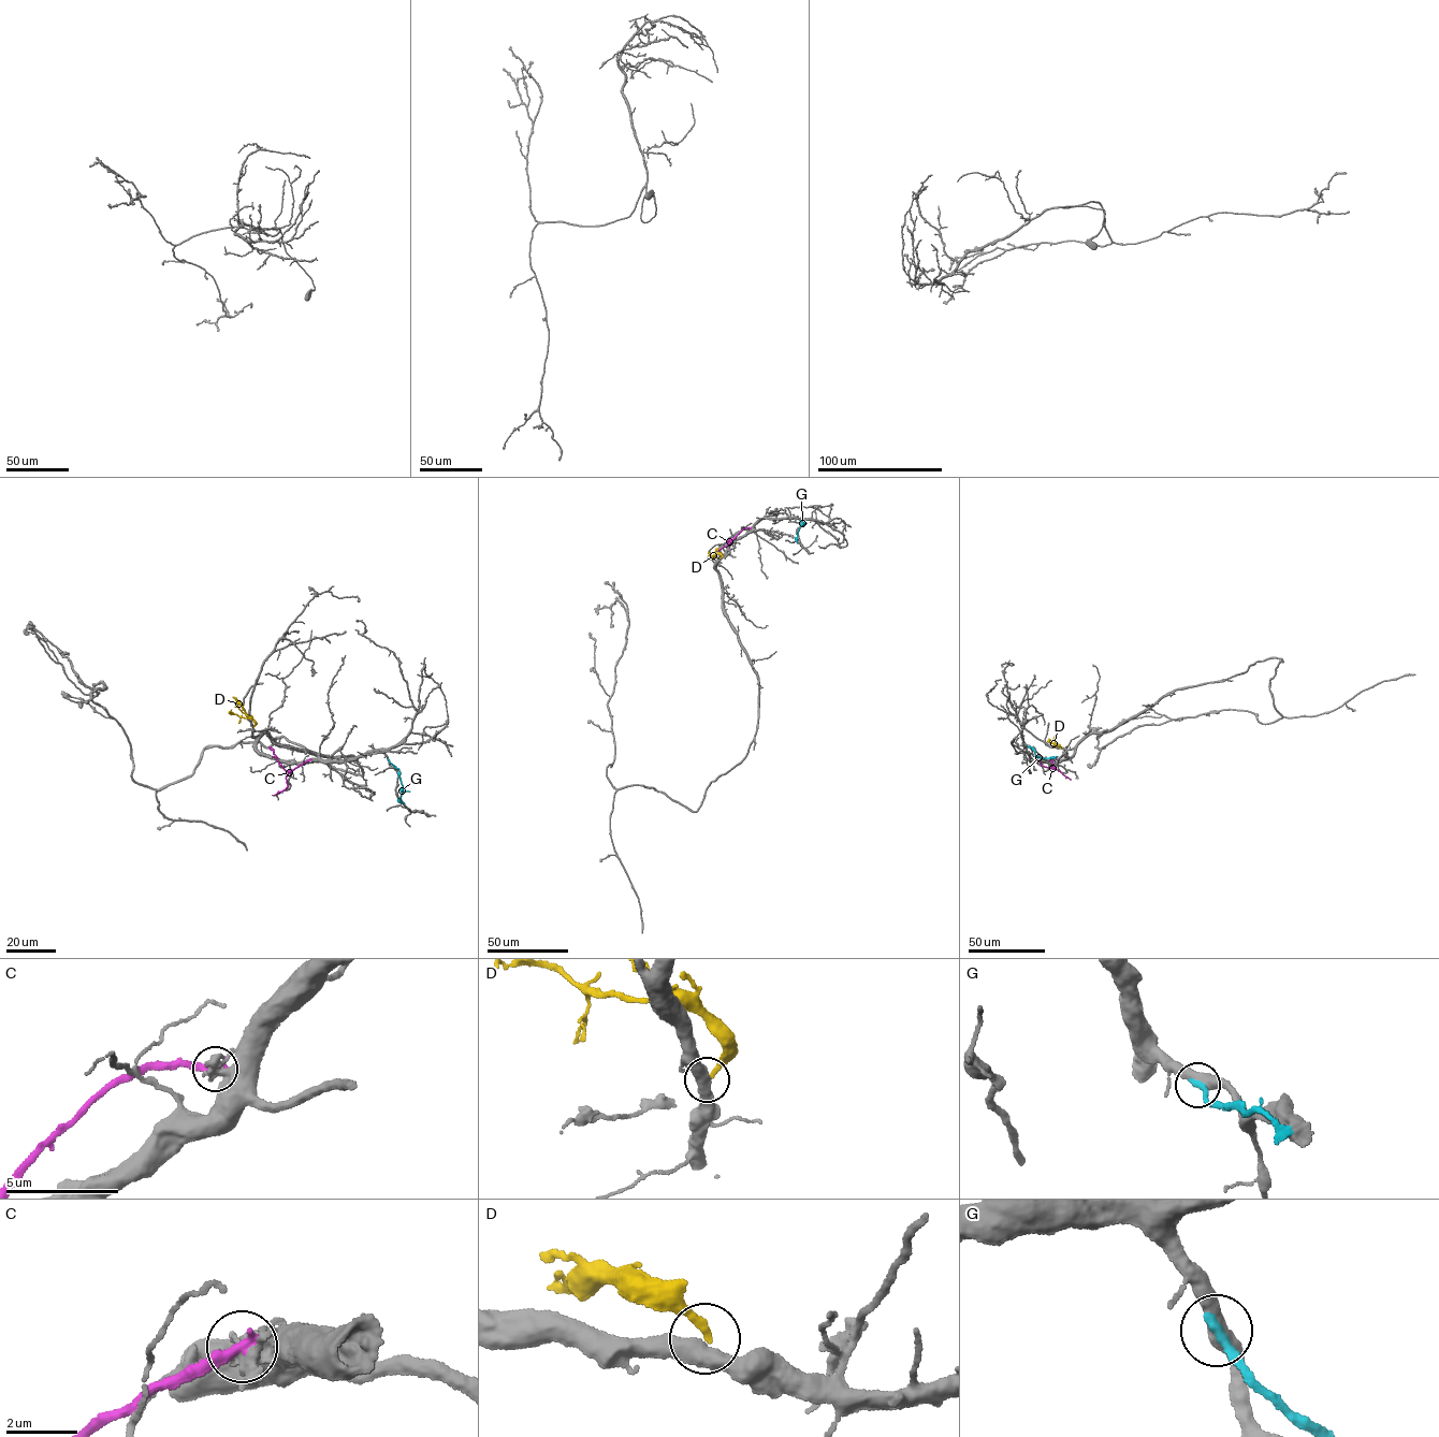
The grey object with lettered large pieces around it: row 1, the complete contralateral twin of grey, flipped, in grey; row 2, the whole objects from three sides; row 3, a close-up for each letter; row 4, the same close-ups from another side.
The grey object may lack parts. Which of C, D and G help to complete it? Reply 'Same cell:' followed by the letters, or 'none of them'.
Same cell: none of them

